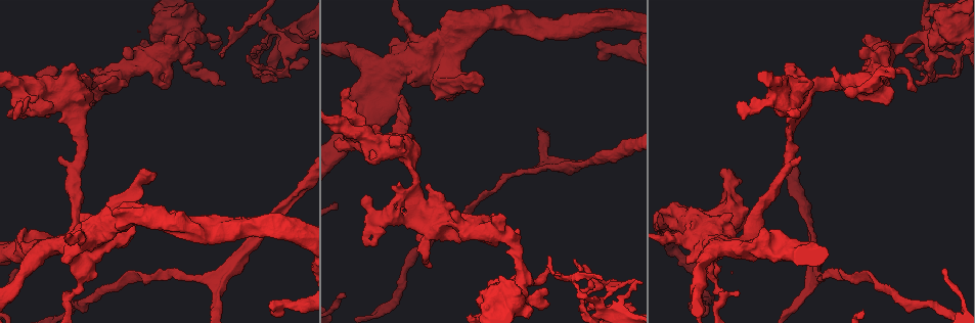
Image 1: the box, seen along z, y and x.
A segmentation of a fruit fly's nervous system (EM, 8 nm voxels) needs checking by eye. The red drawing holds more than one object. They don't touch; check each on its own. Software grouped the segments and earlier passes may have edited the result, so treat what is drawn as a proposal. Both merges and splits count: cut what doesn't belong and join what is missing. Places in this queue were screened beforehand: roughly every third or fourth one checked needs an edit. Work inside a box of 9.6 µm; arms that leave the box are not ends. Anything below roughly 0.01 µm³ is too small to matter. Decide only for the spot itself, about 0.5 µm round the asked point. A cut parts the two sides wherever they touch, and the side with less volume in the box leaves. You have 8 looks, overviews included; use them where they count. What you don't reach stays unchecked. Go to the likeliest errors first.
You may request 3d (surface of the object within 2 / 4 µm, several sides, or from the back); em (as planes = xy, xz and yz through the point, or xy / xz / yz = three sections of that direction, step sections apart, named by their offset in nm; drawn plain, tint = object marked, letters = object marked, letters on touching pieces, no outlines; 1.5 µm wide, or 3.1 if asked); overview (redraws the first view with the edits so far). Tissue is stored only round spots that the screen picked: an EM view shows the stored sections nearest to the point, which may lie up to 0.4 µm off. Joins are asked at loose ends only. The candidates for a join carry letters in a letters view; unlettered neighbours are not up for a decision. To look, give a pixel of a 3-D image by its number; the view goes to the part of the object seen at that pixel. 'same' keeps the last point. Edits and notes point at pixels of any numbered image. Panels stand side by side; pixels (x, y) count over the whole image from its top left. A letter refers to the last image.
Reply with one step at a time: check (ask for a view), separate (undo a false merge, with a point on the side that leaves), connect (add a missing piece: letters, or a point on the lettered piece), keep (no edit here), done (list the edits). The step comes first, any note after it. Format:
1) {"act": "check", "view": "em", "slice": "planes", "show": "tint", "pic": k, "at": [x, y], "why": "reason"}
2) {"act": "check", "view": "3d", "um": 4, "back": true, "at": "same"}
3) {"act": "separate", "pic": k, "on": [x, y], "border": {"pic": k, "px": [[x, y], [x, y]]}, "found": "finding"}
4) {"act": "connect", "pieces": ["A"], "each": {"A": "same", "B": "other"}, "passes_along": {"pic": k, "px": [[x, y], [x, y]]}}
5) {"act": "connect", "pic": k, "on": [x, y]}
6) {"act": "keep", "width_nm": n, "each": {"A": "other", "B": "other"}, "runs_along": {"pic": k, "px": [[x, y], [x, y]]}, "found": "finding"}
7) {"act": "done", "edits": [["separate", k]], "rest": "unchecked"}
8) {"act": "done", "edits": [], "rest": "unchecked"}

{"act": "check", "view": "3d", "um": 2, "back": true, "pic": 1, "at": [245, 25], "why": "sharp bend"}

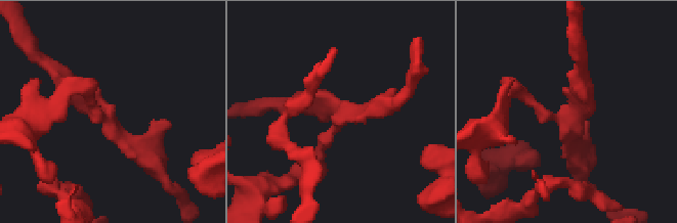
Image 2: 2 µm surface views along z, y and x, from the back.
{"act": "check", "view": "em", "slice": "planes", "show": "tint", "pic": 2, "at": [559, 116], "arms": 3}

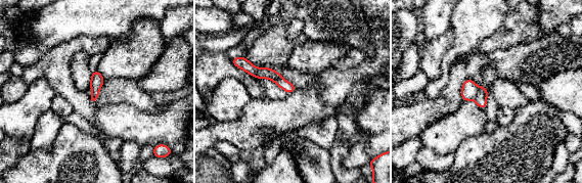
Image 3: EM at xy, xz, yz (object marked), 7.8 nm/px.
{"act": "check", "view": "em", "slice": "planes", "show": "letters", "at": "same", "why": "see the neighbours"}

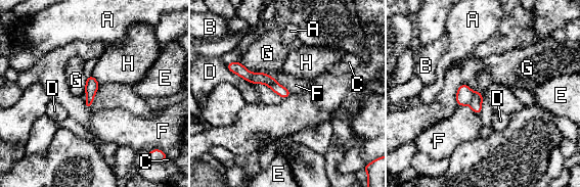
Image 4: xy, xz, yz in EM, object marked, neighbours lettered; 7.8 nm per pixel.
{"act": "keep", "each": {"A": "other", "B": "other", "C": "other", "D": "other", "E": "other", "F": "other", "G": "other", "H": "other"}, "runs_along": {"pic": 4, "px": [[239, 68], [286, 93]]}, "found": "all the same cell"}

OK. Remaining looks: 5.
{"act": "check", "view": "em", "slice": "xy", "step": 8, "show": "tint", "pic": 1, "at": [182, 47], "why": "three arms meet"}

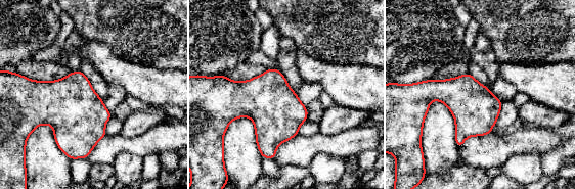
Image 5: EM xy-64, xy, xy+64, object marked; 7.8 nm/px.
{"act": "check", "view": "em", "slice": "xy", "step": 8, "show": "letters", "at": "same"}

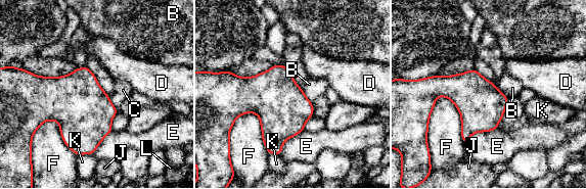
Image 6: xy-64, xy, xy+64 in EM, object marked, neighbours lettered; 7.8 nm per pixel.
{"act": "keep", "each": {"B": "other", "C": "other", "D": "other", "E": "other", "F": "other", "J": "other", "K": "other", "L": "other"}, "found": "all the same cell"}

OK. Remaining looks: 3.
{"act": "check", "view": "3d", "um": 4, "back": true, "pic": 1, "at": [941, 270], "why": "long arm stops here"}

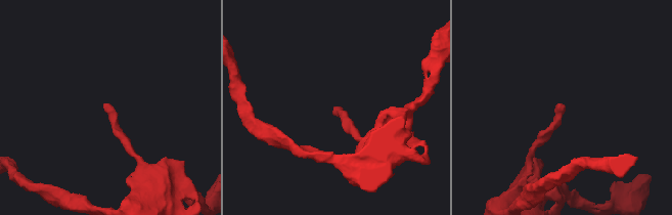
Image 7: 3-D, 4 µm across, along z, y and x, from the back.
{"act": "check", "view": "em", "slice": "xy", "step": 4, "show": "tint", "pic": 7, "at": [105, 108], "why": "need the tissue"}

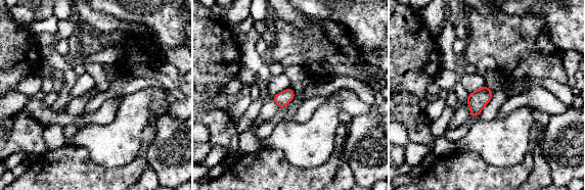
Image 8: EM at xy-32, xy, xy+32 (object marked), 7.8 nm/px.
{"act": "check", "view": "em", "slice": "planes", "show": "letters", "at": "same", "why": "cut it another way"}

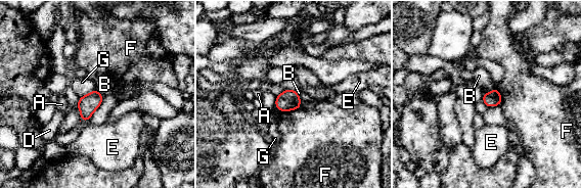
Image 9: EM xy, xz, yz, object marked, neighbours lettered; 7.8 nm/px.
{"act": "keep", "width_nm": 120, "each": {"A": "other", "B": "other", "D": "other", "E": "other", "F": "other", "G": "other"}, "found": "no lettered piece goes on from it"}

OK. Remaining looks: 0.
{"act": "done", "edits": [], "rest": "unchecked"}

